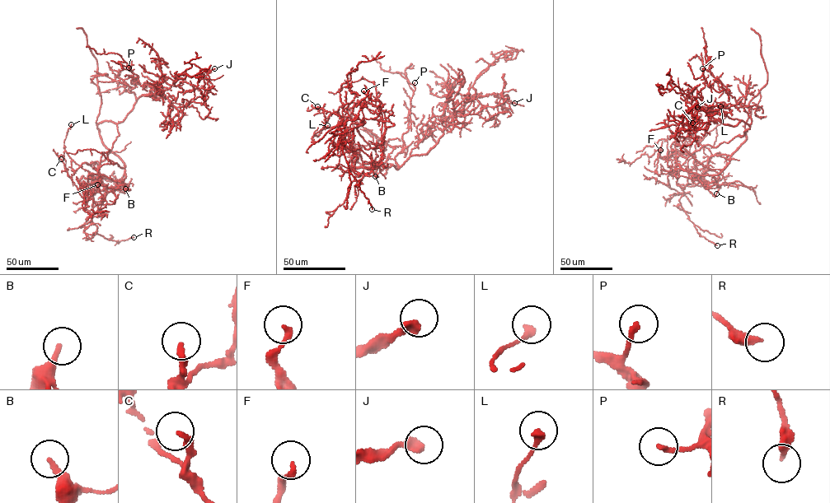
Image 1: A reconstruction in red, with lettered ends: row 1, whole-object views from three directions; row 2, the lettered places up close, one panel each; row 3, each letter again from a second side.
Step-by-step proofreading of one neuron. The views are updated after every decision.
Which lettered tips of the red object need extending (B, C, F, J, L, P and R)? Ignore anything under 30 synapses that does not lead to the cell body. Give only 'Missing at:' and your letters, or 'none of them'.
Missing at: none of them

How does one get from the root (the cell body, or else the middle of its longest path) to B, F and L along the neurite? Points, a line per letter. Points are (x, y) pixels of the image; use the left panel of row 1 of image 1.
B: (119, 122), (103, 121), (97, 128), (105, 146), (124, 165), (119, 188), (124, 193), (125, 188)
F: (119, 122), (97, 128), (124, 165), (123, 188), (130, 189), (111, 189), (116, 197), (108, 204), (97, 184)
L: (119, 122), (119, 135), (111, 150), (101, 156), (97, 179), (76, 164), (64, 149), (71, 124)

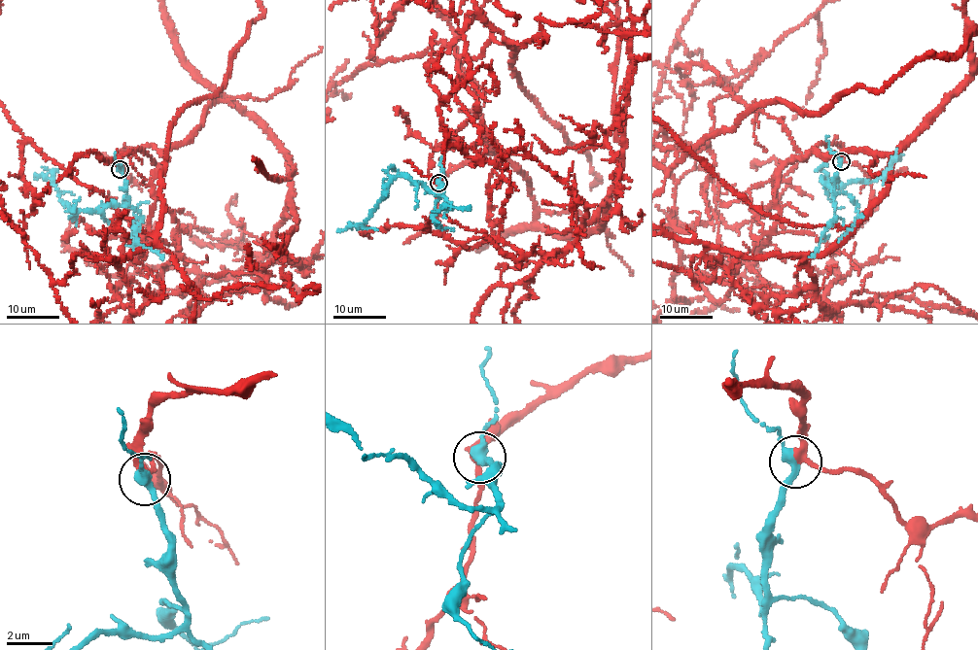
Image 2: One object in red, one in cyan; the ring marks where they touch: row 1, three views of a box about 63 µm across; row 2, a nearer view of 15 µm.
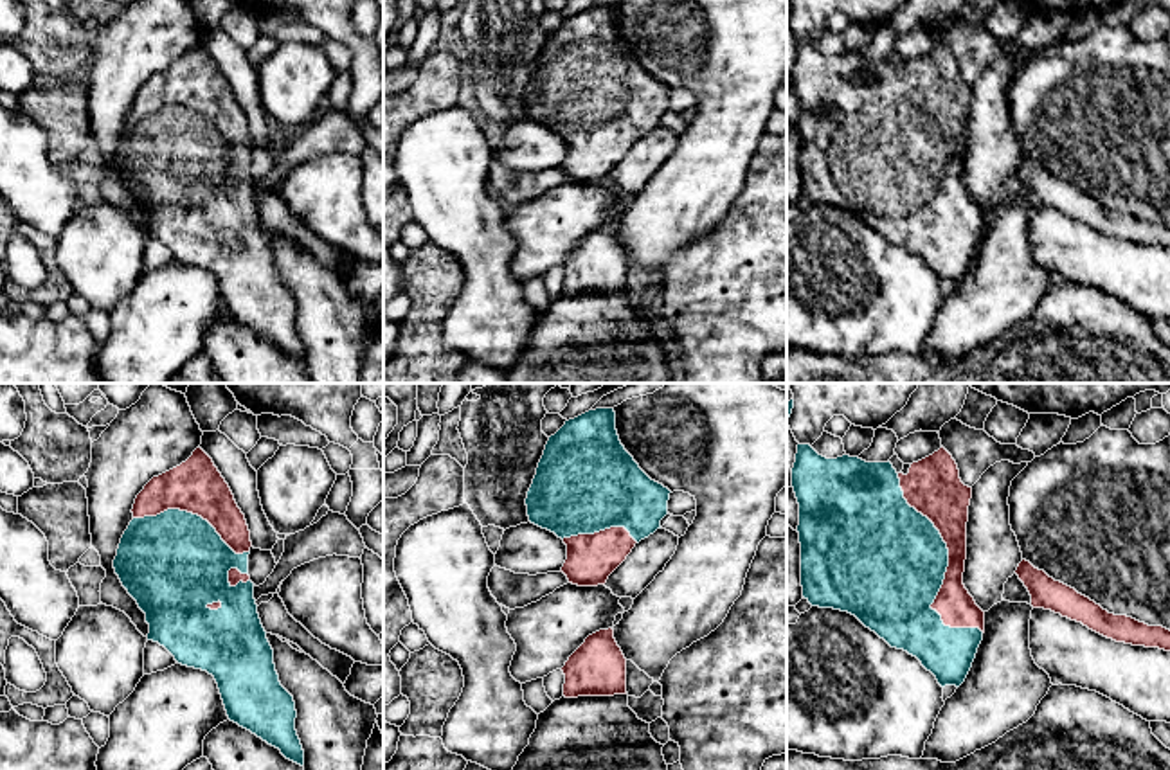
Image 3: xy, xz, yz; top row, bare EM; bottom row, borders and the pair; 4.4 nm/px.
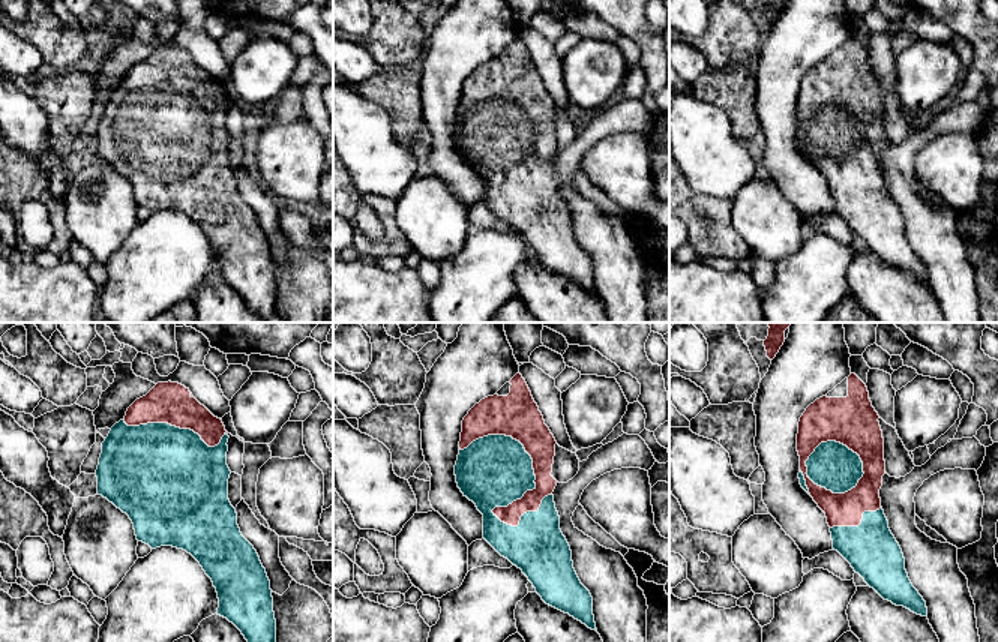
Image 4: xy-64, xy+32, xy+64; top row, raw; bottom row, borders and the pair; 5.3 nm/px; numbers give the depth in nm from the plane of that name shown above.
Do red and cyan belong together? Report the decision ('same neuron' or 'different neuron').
same neuron

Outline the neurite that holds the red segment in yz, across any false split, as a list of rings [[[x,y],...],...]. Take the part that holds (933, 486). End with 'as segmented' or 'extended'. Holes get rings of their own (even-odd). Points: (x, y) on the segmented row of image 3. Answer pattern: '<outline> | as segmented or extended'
[[[797,444],[792,488],[799,504],[803,597],[812,606],[855,615],[891,648],[916,657],[941,687],[959,687],[983,640],[985,612],[963,585],[972,488],[961,482],[952,455],[941,446],[932,455],[913,462],[904,475],[889,461],[866,462],[850,455],[826,459],[810,444]]] | extended

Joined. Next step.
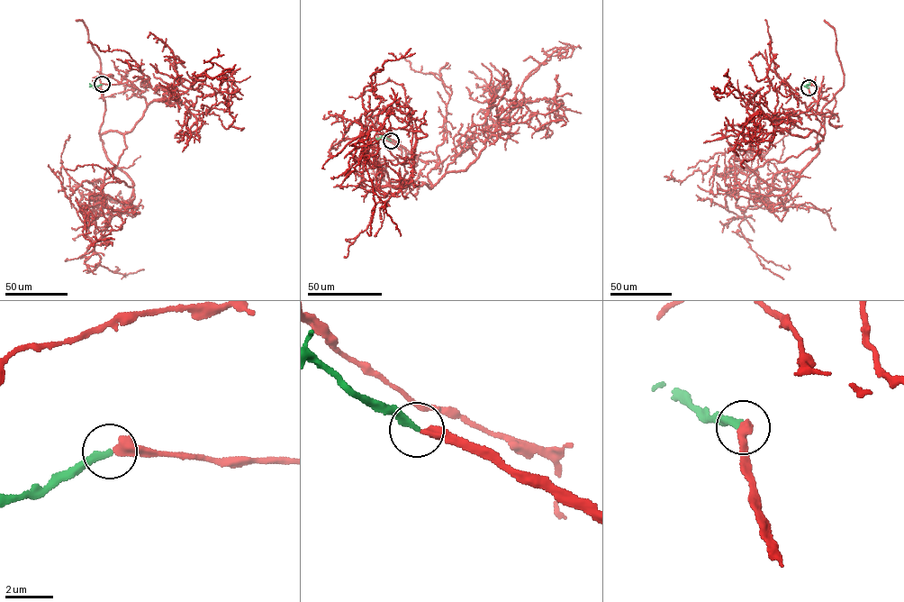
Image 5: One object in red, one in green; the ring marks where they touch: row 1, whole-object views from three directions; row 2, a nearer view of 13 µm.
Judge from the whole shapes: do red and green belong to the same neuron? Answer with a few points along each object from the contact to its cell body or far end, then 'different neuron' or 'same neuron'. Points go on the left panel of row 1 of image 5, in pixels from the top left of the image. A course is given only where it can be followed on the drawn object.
red via (102, 84), (130, 81), (147, 108), (131, 131), (101, 135), (140, 213), (117, 213), (113, 230), (101, 206) | green via (102, 84), (95, 86), (89, 84) | same neuron

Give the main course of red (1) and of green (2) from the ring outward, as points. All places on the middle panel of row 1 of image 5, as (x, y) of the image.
1: (391, 141), (428, 163), (431, 188), (373, 192), (408, 186), (427, 135), (400, 128), (409, 108), (391, 95)
2: (391, 141), (384, 136), (376, 138)

